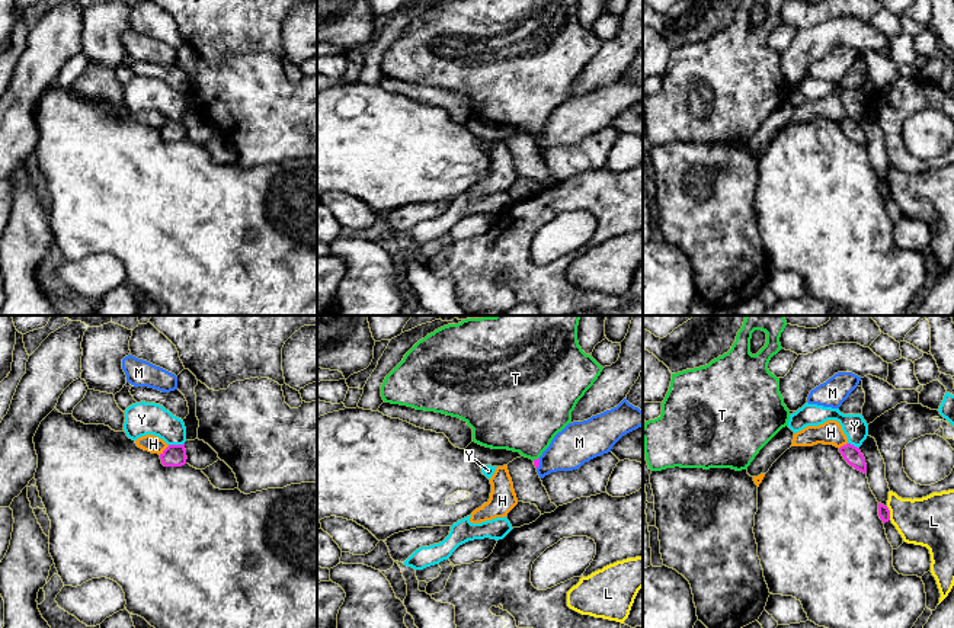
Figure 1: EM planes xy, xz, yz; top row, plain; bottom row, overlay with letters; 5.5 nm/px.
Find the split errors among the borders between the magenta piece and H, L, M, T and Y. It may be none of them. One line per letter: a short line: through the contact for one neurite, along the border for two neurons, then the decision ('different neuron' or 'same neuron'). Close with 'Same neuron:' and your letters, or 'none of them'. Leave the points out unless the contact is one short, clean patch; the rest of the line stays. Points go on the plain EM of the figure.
H: different neuron
L: different neuron
M: different neuron
T: different neuron
Y: line xy (183, 117), (169, 119); different neuron
Same neuron: none of them

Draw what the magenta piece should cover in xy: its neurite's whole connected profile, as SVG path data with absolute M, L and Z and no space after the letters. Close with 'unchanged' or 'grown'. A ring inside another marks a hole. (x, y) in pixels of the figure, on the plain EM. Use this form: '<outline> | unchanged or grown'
M169 119L161 128L160 128L161 138L164 141L182 141L186 138L186 124L183 119Z | unchanged

